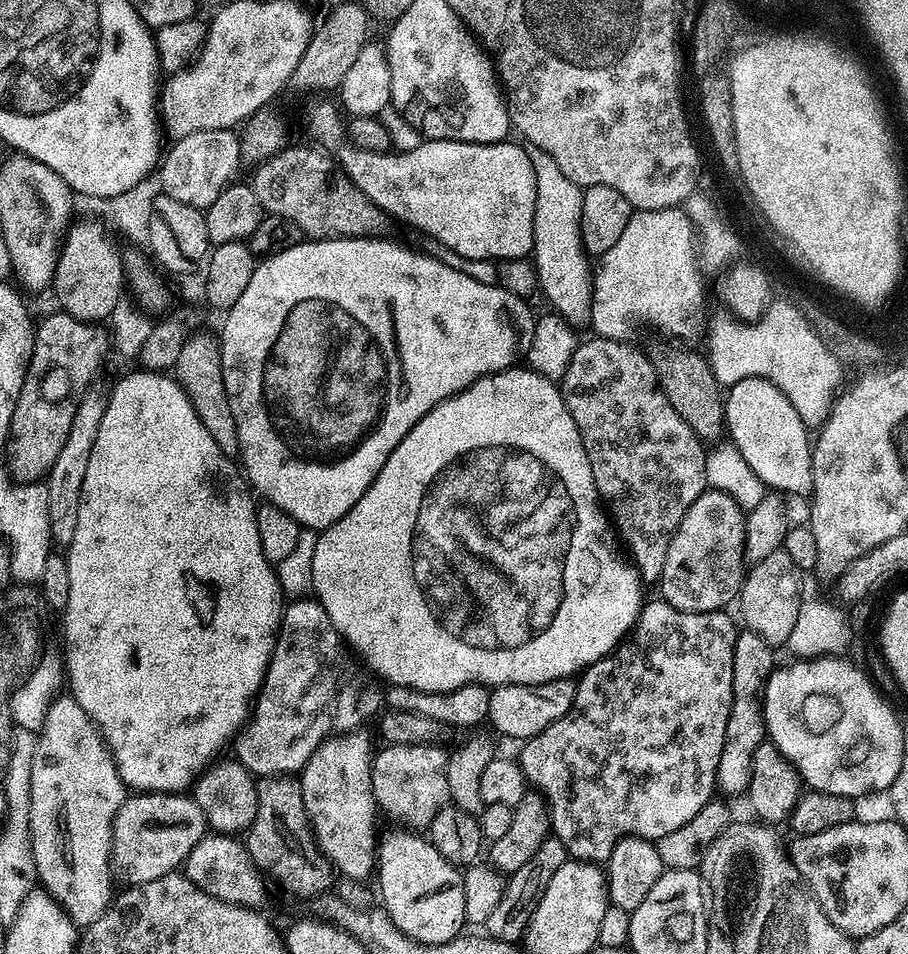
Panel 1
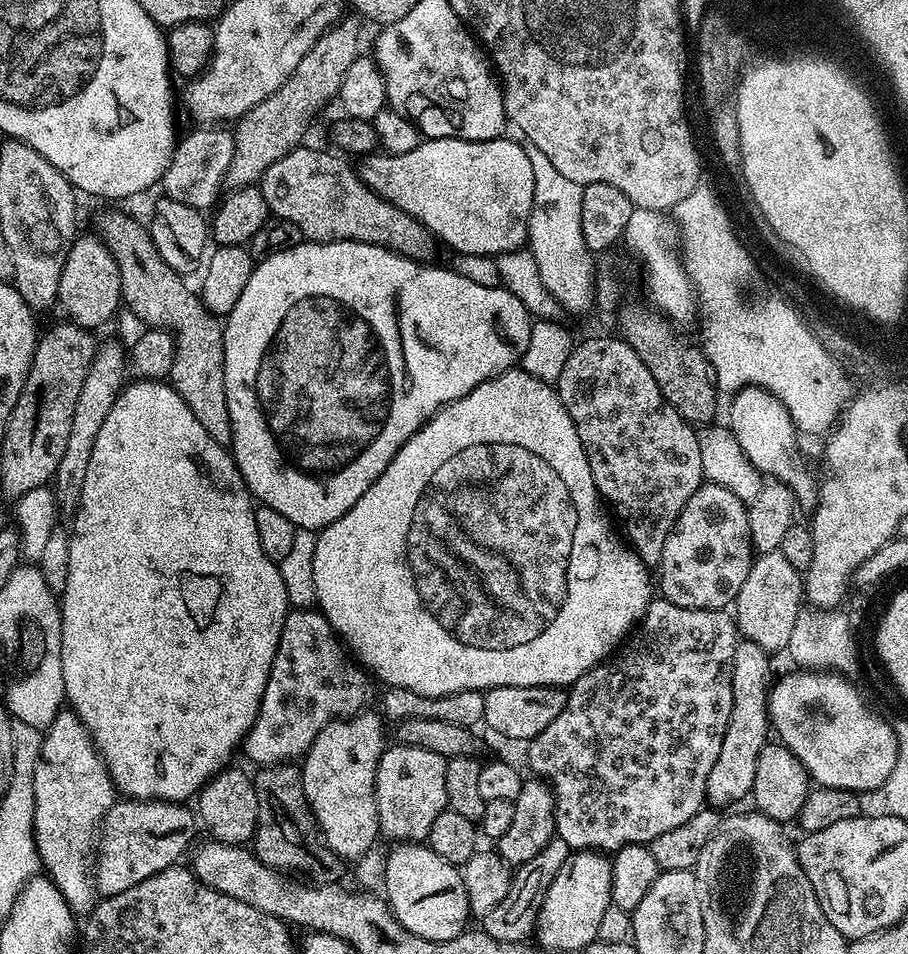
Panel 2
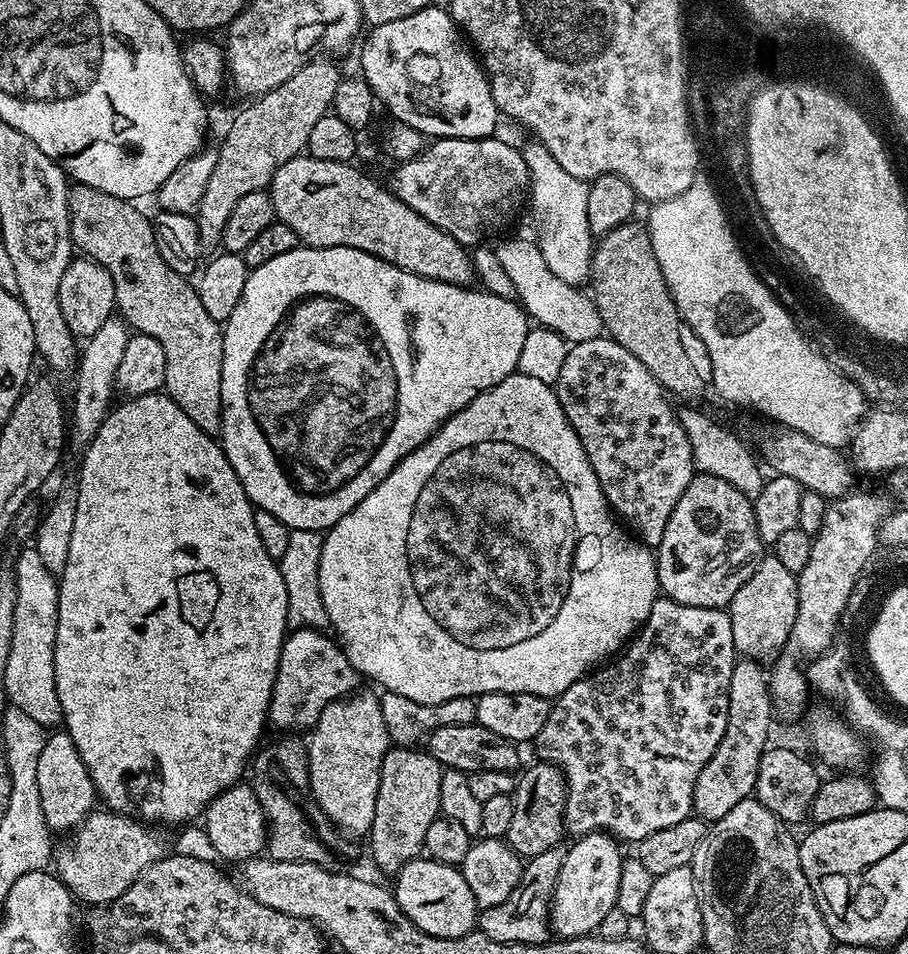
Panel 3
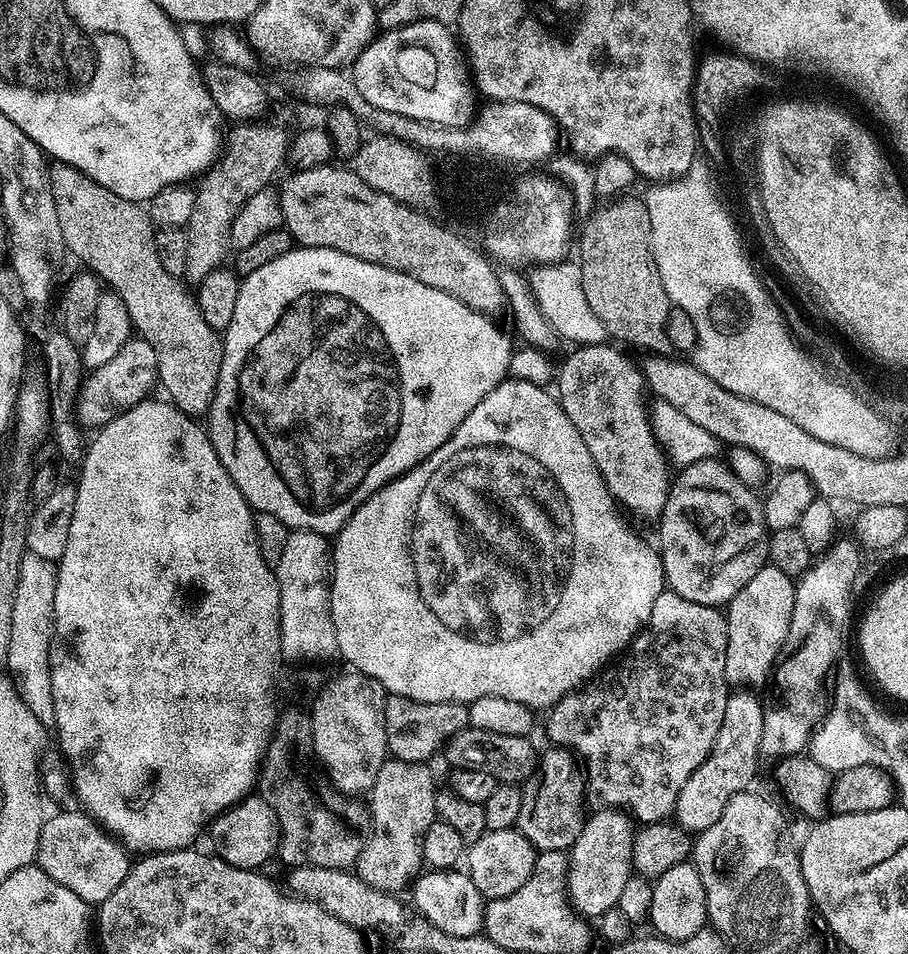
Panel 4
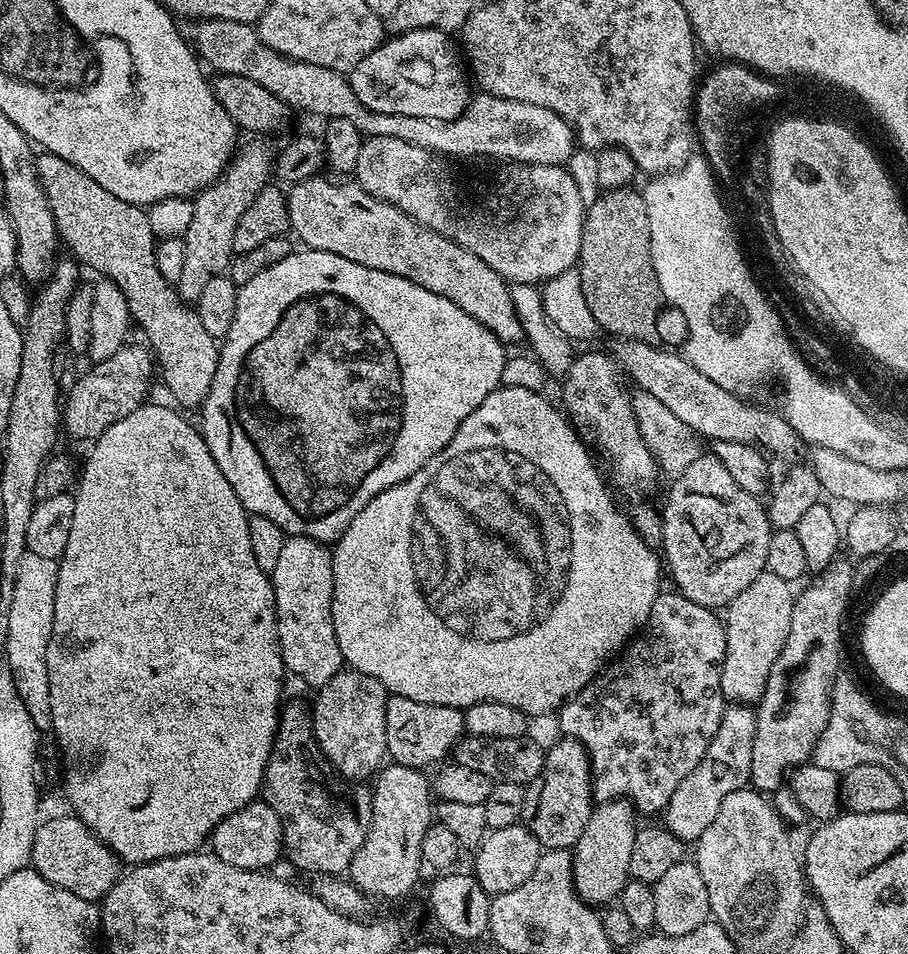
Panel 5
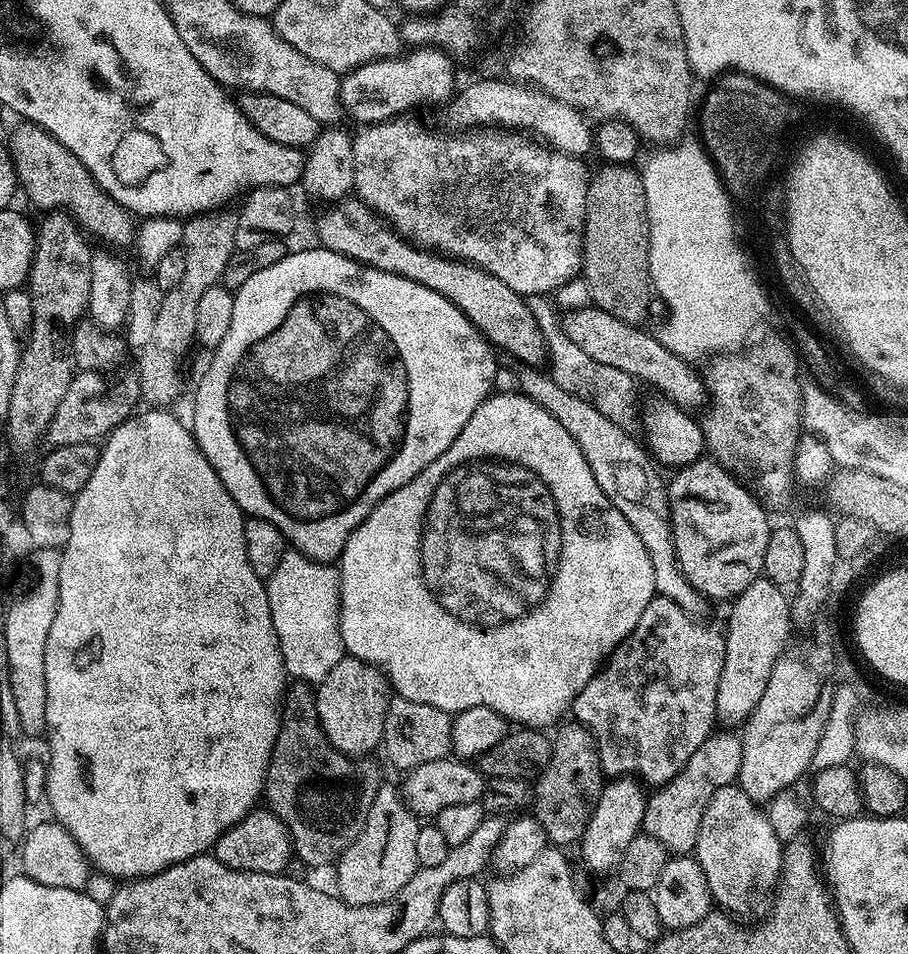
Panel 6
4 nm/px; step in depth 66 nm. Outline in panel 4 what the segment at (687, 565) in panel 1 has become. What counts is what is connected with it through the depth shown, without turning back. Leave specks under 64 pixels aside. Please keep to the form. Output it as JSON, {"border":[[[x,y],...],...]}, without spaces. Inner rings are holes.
{"border":[[[721,459],[703,460],[683,465],[672,483],[666,506],[658,521],[660,544],[658,551],[664,567],[665,585],[674,593],[682,594],[690,602],[720,608],[726,606],[769,563],[768,538],[770,529],[764,520],[761,497],[756,497]]]}

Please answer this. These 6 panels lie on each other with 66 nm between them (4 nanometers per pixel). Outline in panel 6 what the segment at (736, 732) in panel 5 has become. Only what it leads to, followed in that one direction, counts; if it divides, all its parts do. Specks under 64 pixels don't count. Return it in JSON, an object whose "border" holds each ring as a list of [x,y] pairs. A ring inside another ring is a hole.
{"border":[[[713,731],[712,735],[690,754],[690,762],[682,766],[682,770],[669,784],[661,785],[647,797],[644,806],[643,831],[649,836],[658,838],[669,853],[688,854],[696,847],[698,830],[702,826],[702,814],[706,814],[706,806],[710,798],[727,784],[736,784],[742,766],[743,742],[735,731]]]}

